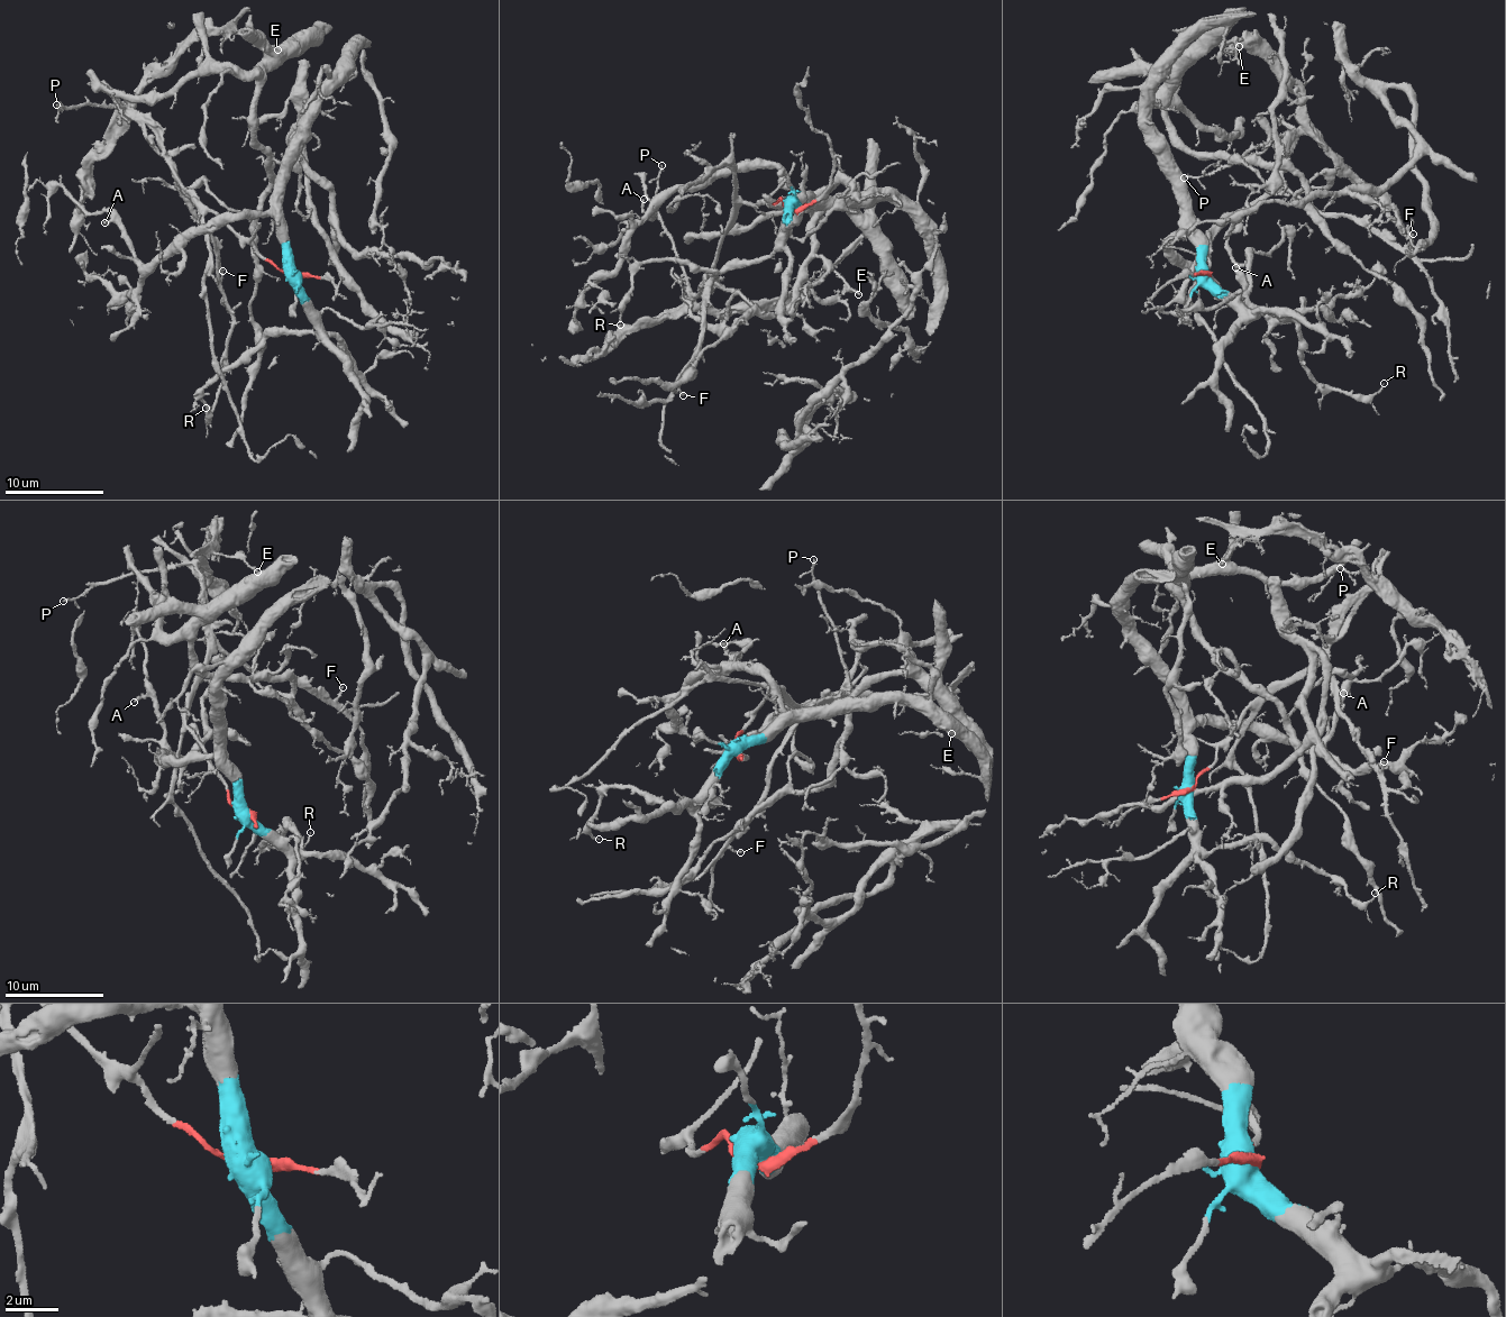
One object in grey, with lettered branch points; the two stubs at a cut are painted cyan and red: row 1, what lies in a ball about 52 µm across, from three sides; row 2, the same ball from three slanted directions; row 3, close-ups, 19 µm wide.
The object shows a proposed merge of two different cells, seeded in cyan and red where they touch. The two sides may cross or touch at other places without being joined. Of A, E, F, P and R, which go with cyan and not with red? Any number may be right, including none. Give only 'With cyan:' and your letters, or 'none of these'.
With cyan: A, R

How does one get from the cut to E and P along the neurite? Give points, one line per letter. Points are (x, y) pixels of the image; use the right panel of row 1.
E: (1208, 273), (1213, 226), (1271, 186), (1276, 154), (1298, 126), (1297, 95), (1266, 60), (1224, 45), (1239, 46)
P: (1208, 273), (1204, 257), (1213, 226), (1271, 186), (1297, 139), (1278, 135), (1225, 167), (1183, 176)

